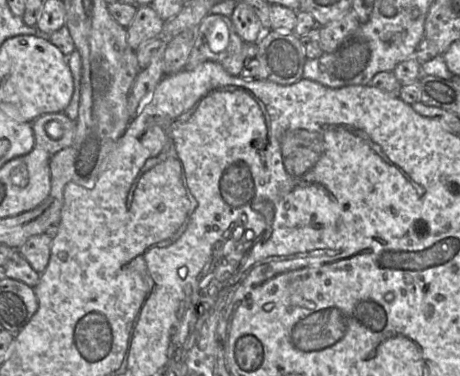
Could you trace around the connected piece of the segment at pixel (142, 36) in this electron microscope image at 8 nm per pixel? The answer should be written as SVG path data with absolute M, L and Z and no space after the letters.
M151 5L138 6L132 23L126 28L128 44L136 50L142 43L161 35L164 23Z

